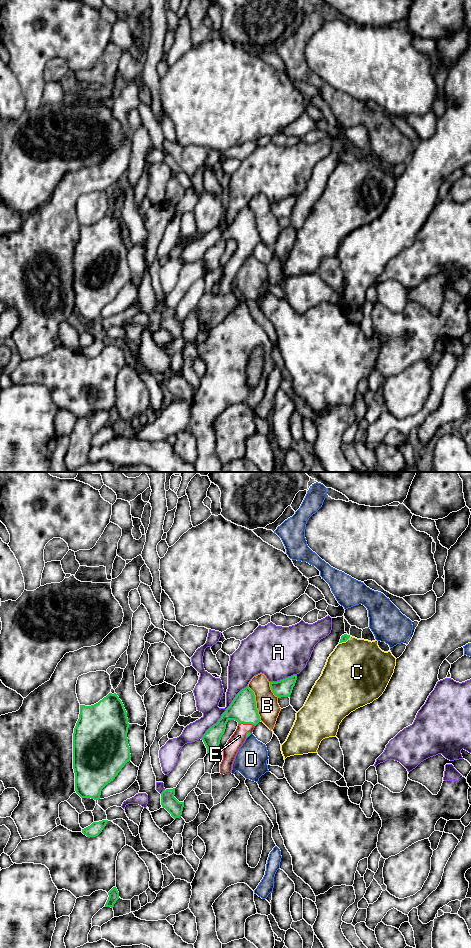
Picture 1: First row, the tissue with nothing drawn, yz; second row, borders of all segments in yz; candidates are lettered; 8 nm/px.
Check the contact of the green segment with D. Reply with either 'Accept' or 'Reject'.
Reject

